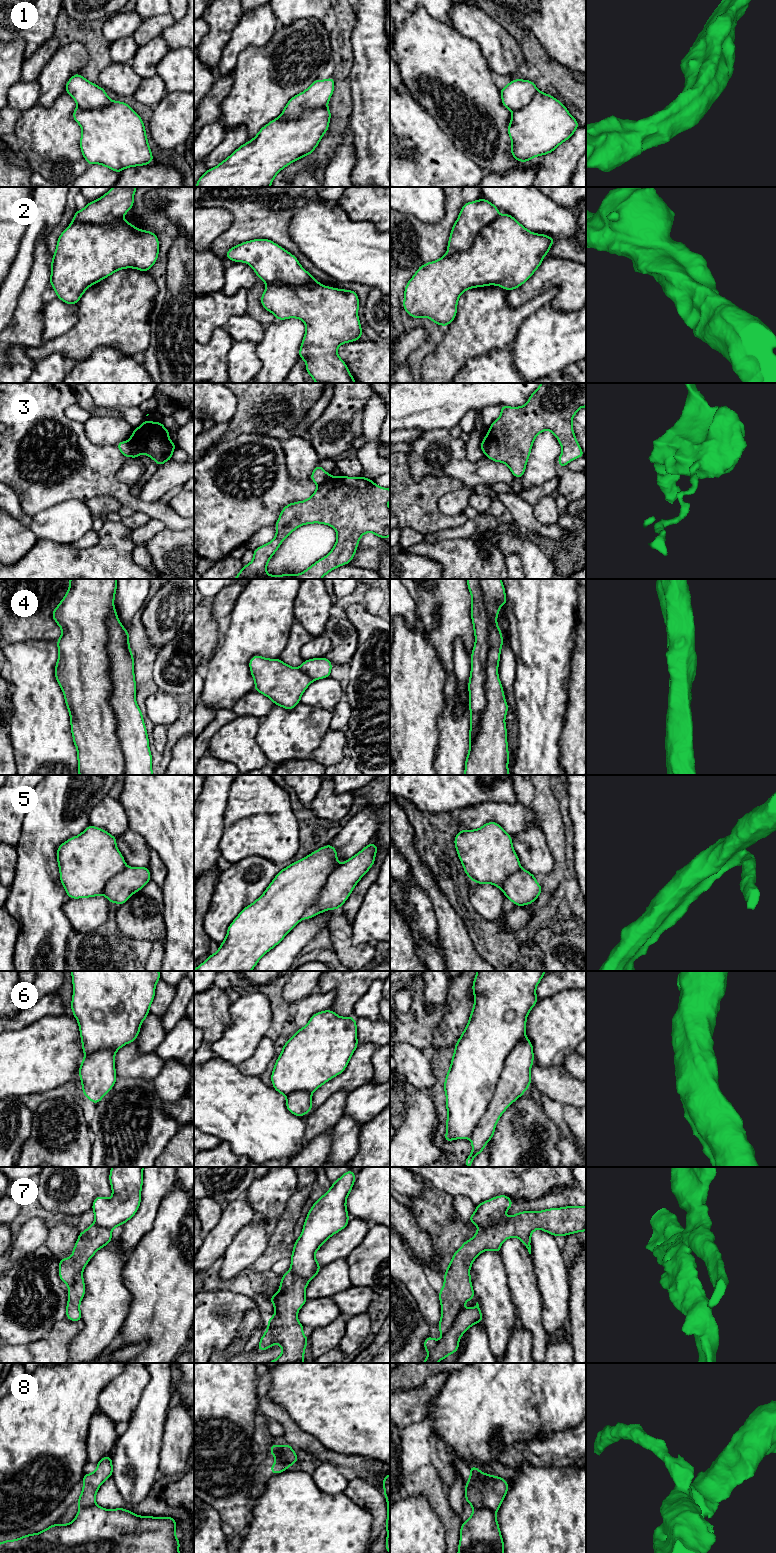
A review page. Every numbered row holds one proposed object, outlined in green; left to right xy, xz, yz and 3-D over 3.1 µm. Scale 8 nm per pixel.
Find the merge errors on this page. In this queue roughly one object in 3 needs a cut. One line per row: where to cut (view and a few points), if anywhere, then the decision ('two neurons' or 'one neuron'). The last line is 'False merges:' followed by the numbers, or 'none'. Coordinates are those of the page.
1: no cut | one neuron
2: no cut | one neuron
3: xy (129, 440), (131, 456) | two neurons
4: no cut | one neuron
5: no cut | one neuron
6: no cut | one neuron
7: yz (503, 1217), (489, 1226), (479, 1228) | two neurons
8: xz (280, 1446), (280, 1453), (277, 1458), (288, 1466) | two neurons
False merges: 3, 7, 8

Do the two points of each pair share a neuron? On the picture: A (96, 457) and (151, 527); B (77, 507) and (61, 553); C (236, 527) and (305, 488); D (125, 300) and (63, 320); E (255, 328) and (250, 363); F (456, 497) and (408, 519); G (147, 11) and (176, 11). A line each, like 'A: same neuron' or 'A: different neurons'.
A: different neurons
B: different neurons
C: same neuron
D: same neuron
E: different neurons
F: different neurons
G: different neurons

